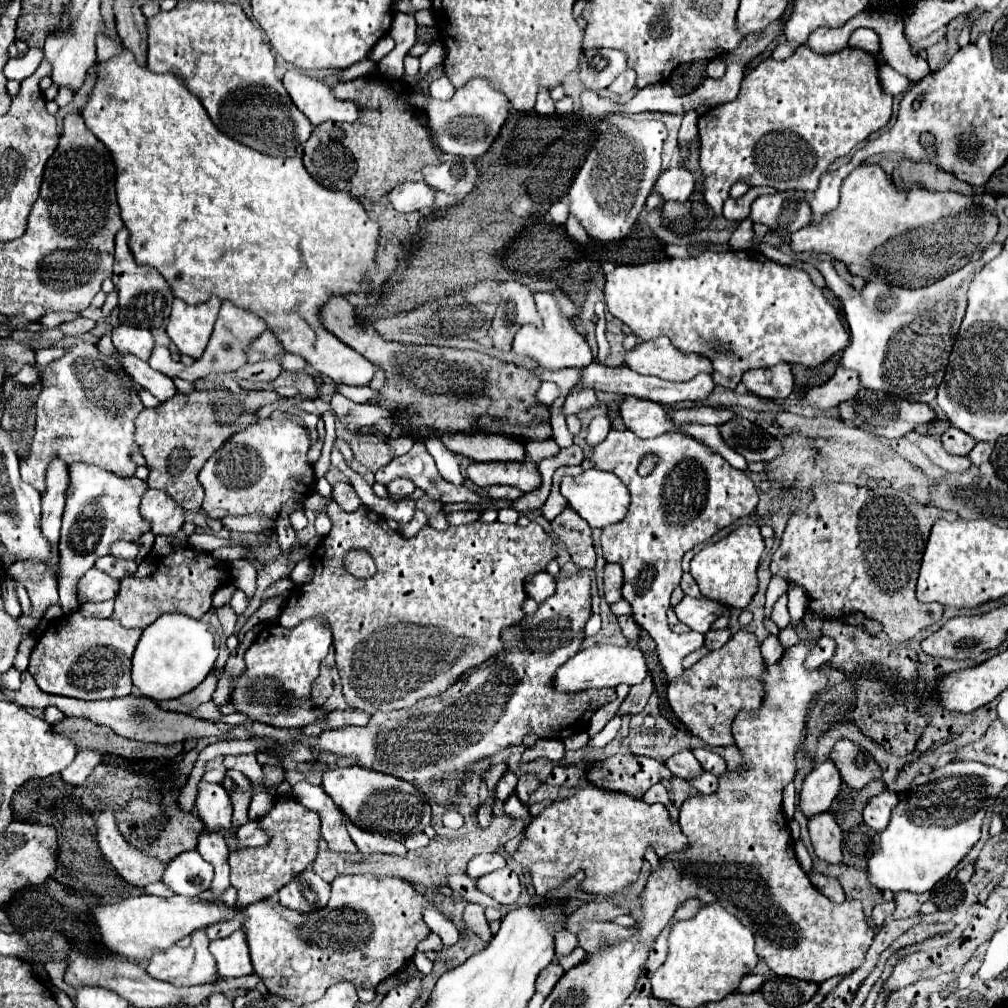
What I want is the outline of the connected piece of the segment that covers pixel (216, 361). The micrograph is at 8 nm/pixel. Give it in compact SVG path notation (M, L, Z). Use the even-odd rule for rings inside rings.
M223 302L221 312L219 312L217 322L215 322L215 328L213 328L213 334L211 334L211 340L209 340L209 346L207 346L205 354L193 366L187 368L181 362L173 362L171 356L169 356L169 350L165 346L155 346L155 350L153 350L151 358L149 358L149 366L161 370L163 374L167 374L171 378L179 376L179 378L183 378L187 382L195 382L199 378L205 378L209 372L233 372L233 370L241 368L243 364L247 364L245 348L257 336L261 336L261 332L265 332L265 330L267 330L267 326L265 326L265 322L257 314L241 310L241 308L233 306L231 302Z

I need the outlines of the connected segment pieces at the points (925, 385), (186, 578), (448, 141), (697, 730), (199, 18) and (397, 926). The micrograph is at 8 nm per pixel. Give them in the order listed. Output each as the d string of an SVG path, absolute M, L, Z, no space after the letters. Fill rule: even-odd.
M985 256L965 268L947 274L935 284L923 288L899 288L879 280L865 282L861 290L855 290L835 271L831 261L809 259L824 276L827 287L841 298L845 318L849 322L849 346L843 352L841 366L859 372L863 388L885 390L893 396L913 402L931 404L937 396L937 388L943 382L947 360L957 338L961 320L967 308L969 284L985 264Z
M191 548L177 550L163 558L159 570L147 578L125 578L121 580L121 590L115 598L113 620L121 622L125 628L145 628L155 622L165 612L183 612L191 618L201 618L211 610L211 594L225 584L229 568L215 560L207 552L197 552Z
M475 78L467 82L463 88L455 92L455 96L447 102L433 100L431 96L425 96L421 92L415 92L411 96L411 104L415 108L423 108L427 102L425 114L429 128L433 132L435 144L447 152L447 154L457 154L457 156L467 156L467 158L481 158L487 154L495 138L499 136L507 116L509 116L509 100L505 94L497 92L491 88L491 84L483 78Z
M739 630L719 650L709 652L705 658L695 662L685 672L685 680L673 680L667 690L667 700L673 714L691 730L691 734L703 738L709 746L731 746L735 744L731 734L733 716L747 710L755 712L761 708L761 672L765 662L761 656L760 643L755 634Z
M177 2L173 10L159 12L157 16L149 18L147 28L147 68L151 72L171 72L179 76L187 90L201 100L213 124L229 138L263 154L289 158L295 156L297 148L311 136L313 126L309 124L309 118L295 108L285 86L275 76L275 58L269 44L255 24L245 16L241 6L223 2Z
M373 874L337 876L333 880L329 904L309 914L299 914L267 900L267 910L245 910L245 928L253 970L271 994L299 1006L319 1000L329 986L341 980L347 980L357 988L357 996L361 1002L371 1002L375 996L375 986L399 972L411 960L417 944L425 936L429 936L431 930L423 920L423 910L427 906L433 906L443 914L443 908L435 906L429 898L419 894L407 880Z

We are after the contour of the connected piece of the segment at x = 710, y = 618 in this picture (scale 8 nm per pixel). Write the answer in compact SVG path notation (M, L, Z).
M685 596L677 606L675 606L675 614L677 618L687 624L691 630L707 634L709 626L719 618L723 606L709 600L709 598L691 598Z

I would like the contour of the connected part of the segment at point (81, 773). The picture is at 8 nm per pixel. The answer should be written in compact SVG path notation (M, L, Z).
M81 750L75 760L61 772L61 778L73 786L79 786L83 784L89 774L93 772L93 768L101 764L101 754L99 752L93 752L93 750Z

